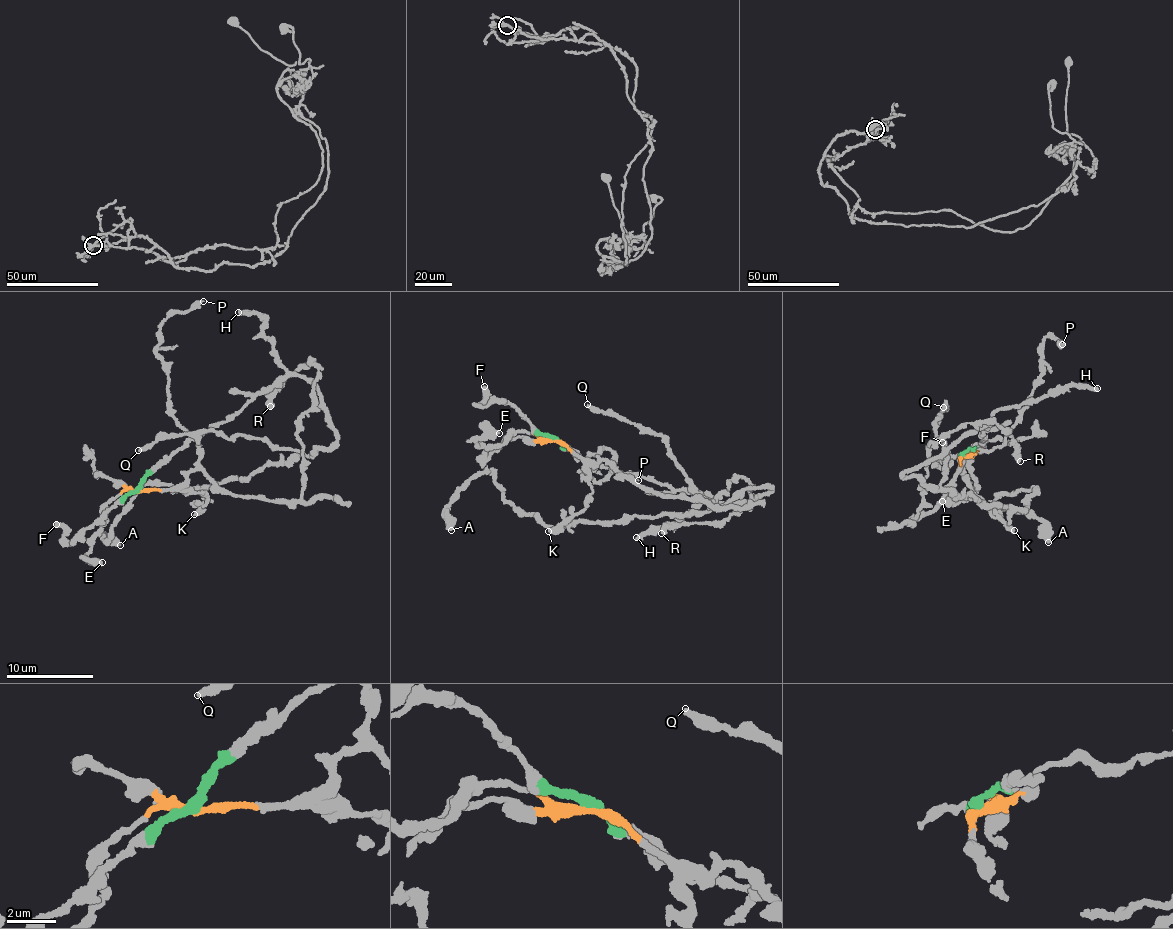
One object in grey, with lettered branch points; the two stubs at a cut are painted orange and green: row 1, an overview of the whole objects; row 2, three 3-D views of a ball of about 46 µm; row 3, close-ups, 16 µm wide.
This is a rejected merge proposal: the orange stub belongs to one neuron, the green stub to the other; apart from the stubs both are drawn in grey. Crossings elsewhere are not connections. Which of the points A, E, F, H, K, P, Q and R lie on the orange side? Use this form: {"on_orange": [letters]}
{"on_orange": ["E", "K", "P", "R"]}

